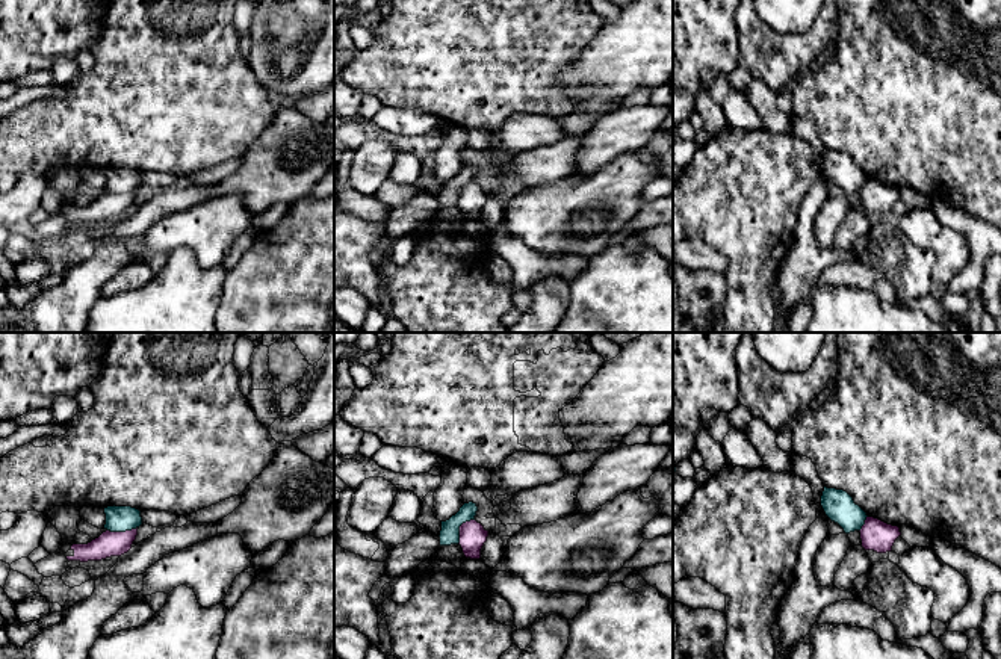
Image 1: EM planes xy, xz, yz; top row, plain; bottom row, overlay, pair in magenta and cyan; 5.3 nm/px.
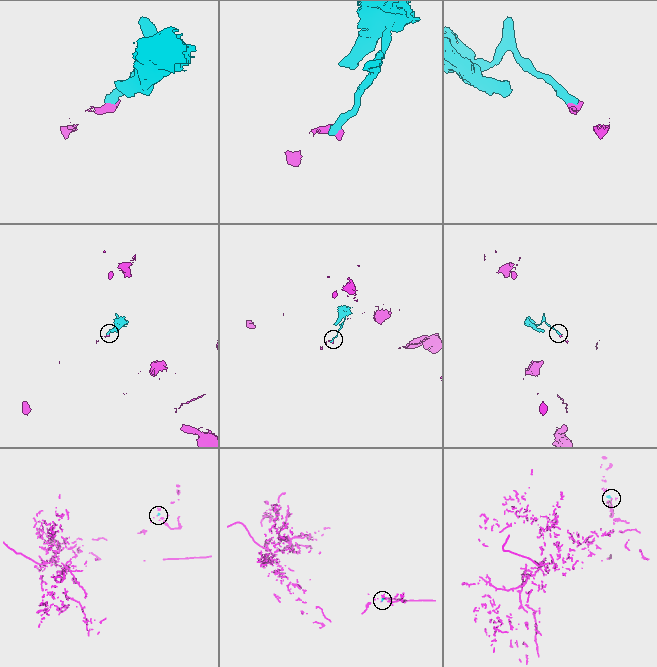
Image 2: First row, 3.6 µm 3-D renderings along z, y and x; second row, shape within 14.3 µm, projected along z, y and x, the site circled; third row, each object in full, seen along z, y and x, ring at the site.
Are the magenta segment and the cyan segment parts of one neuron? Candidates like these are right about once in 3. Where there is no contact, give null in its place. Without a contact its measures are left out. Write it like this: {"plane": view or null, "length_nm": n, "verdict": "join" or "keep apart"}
{"plane": "xz", "length_nm": 160, "verdict": "keep apart"}

